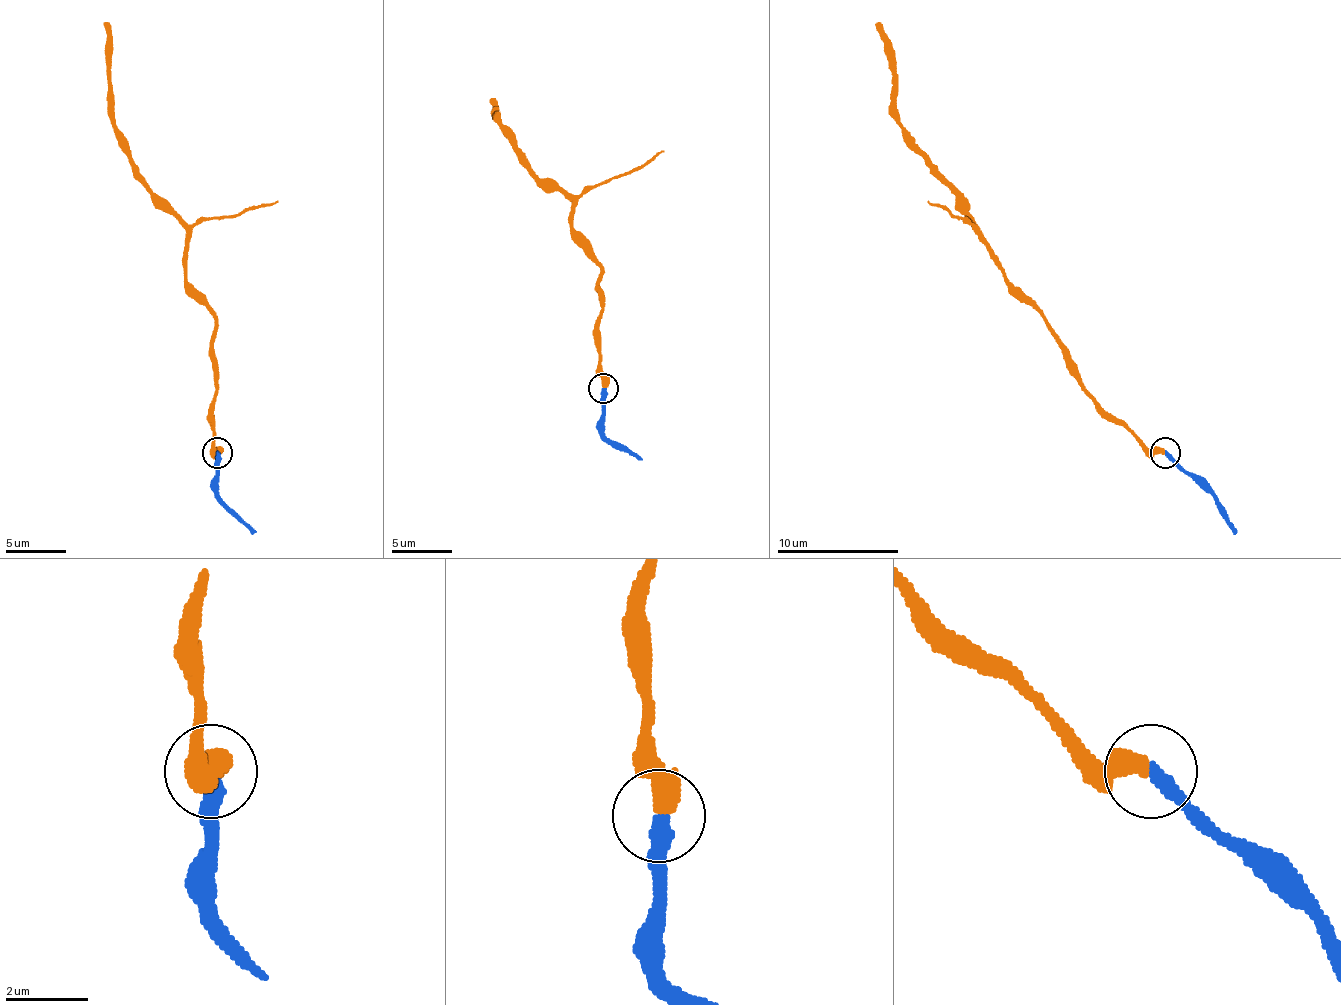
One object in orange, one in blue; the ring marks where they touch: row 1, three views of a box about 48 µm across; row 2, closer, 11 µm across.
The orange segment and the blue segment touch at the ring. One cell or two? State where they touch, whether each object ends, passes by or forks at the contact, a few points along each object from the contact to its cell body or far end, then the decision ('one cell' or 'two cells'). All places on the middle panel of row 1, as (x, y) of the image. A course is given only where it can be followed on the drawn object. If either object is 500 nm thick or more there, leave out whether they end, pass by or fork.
(603, 388) | orange via (602, 387), (599, 323), (602, 308), (596, 256), (572, 232), (572, 205), (523, 162), (496, 123), (490, 98) | blue via (602, 387), (602, 433), (642, 460) | one cell

